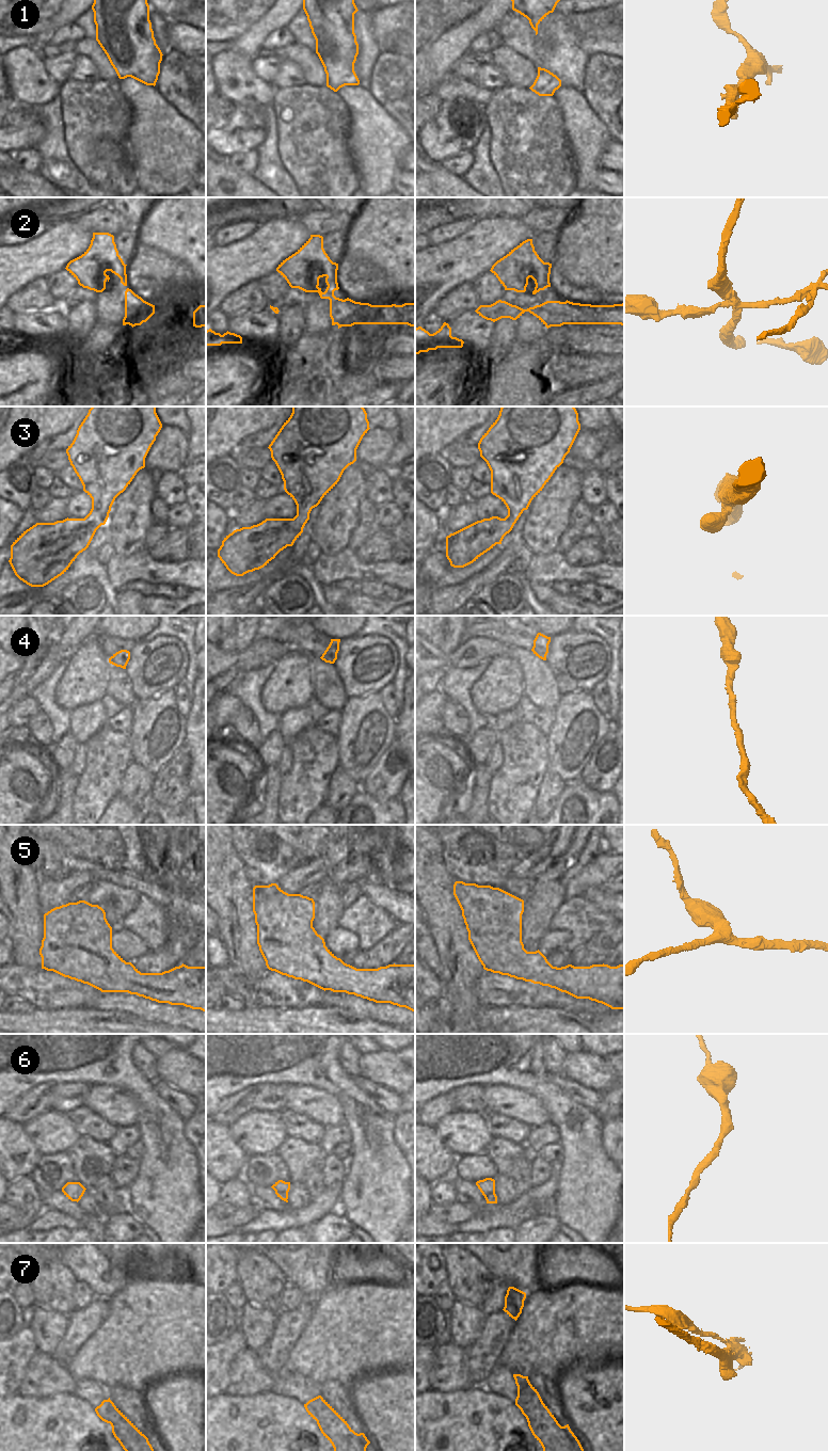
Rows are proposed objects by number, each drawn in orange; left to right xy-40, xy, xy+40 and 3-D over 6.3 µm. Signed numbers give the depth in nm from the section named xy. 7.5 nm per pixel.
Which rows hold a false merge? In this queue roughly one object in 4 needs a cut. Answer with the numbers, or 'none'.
2, 7

